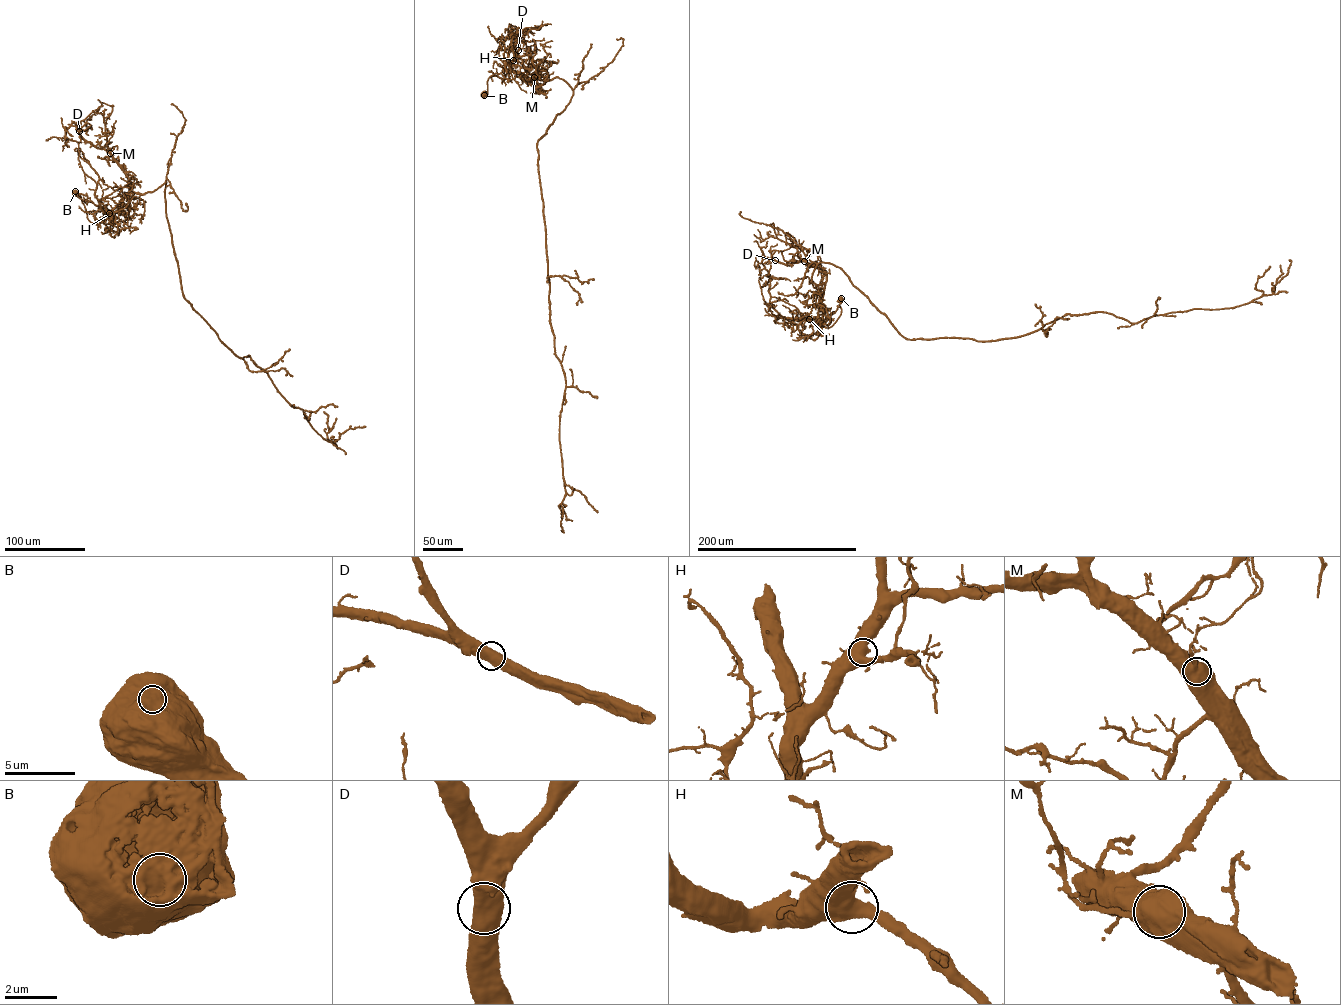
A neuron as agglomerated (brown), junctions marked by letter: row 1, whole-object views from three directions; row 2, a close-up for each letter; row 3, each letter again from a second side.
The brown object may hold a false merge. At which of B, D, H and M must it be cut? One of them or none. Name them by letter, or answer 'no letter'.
no letter

